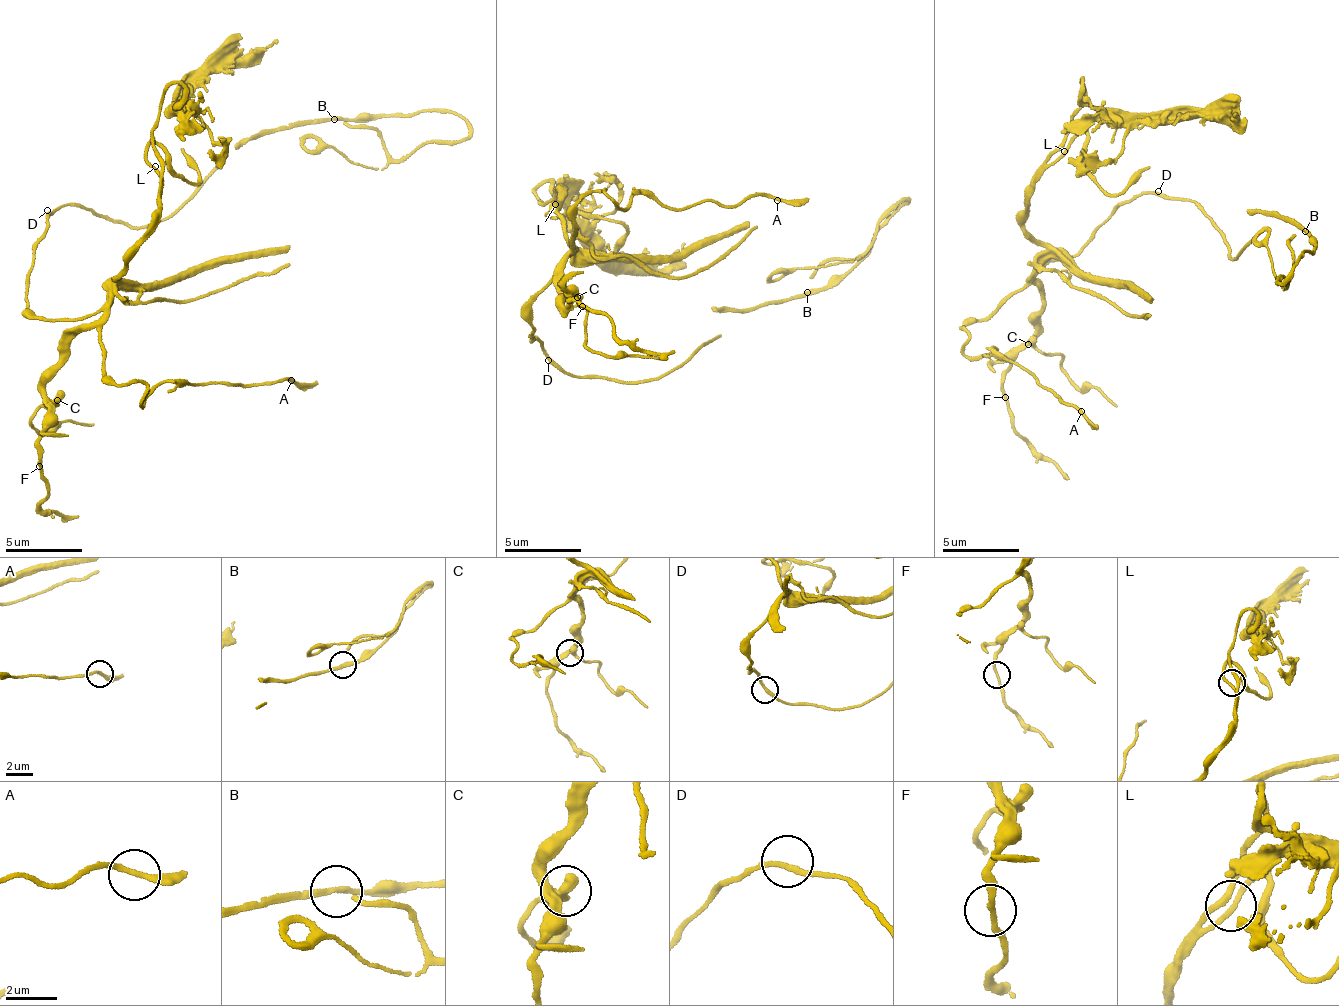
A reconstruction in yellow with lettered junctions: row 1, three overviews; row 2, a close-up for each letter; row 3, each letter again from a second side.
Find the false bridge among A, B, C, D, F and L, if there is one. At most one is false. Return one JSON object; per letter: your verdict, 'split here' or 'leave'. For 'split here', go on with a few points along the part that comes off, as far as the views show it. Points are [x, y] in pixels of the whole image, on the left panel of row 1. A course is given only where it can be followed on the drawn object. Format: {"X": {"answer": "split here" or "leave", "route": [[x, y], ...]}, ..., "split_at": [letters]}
{"A": {"answer": "leave"}, "B": {"answer": "leave"}, "C": {"answer": "leave"}, "D": {"answer": "leave"}, "F": {"answer": "leave"}, "L": {"answer": "leave"}, "split_at": []}

